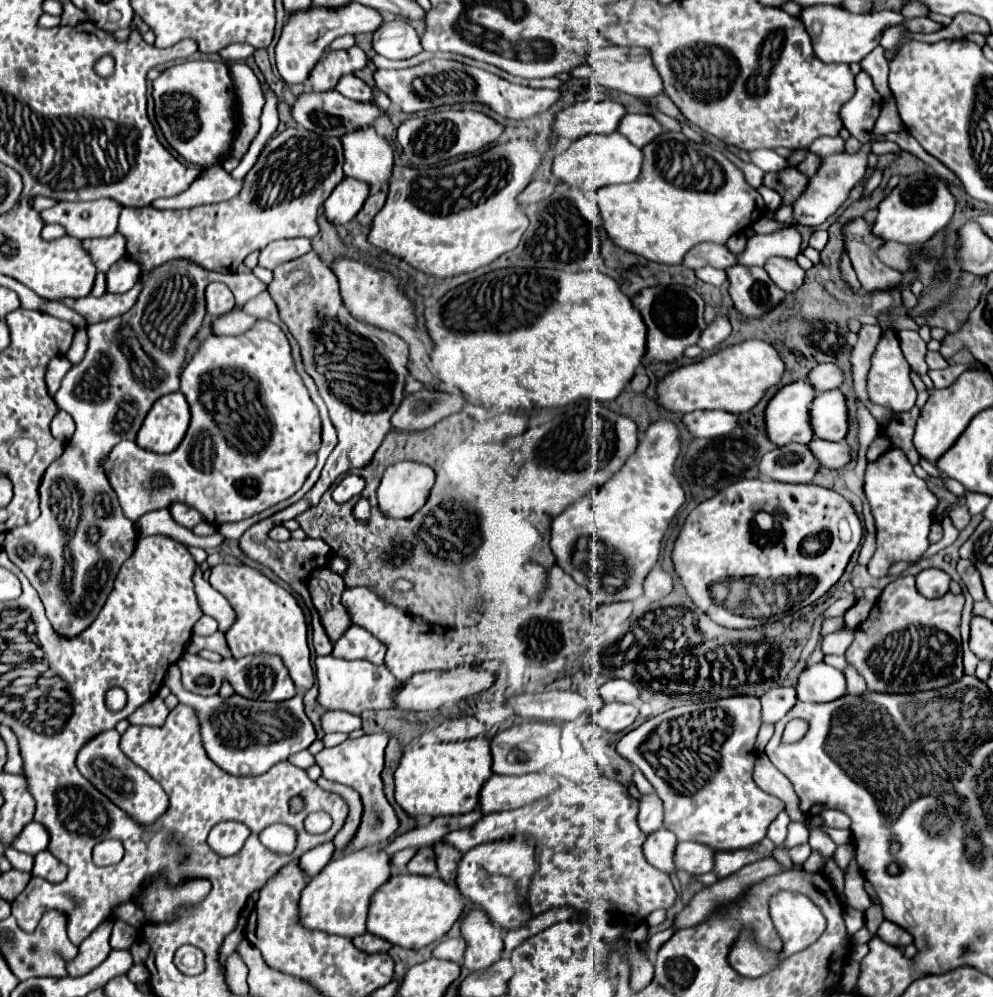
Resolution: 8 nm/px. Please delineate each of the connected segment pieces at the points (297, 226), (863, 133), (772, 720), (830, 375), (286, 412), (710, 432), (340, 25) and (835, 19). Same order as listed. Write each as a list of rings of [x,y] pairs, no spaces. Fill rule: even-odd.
[[[302,126],[288,128],[266,144],[258,162],[244,178],[244,190],[232,200],[196,206],[188,210],[158,210],[154,206],[122,208],[118,232],[126,238],[128,258],[140,262],[142,272],[148,272],[170,258],[190,258],[208,270],[228,274],[228,272],[236,272],[236,268],[242,264],[242,260],[248,254],[268,246],[274,240],[298,238],[298,236],[314,238],[318,234],[318,224],[316,224],[318,208],[332,194],[332,190],[344,180],[342,152],[344,148],[340,138],[318,136],[316,132],[304,130]]]
[[[860,70],[860,74],[855,77],[855,87],[854,96],[840,110],[840,118],[844,128],[862,144],[866,144],[878,118],[882,96],[876,92],[872,76],[868,76],[864,70]]]
[[[772,688],[760,696],[762,702],[762,724],[776,724],[796,704],[794,688]]]
[[[820,364],[814,366],[808,374],[808,382],[810,386],[814,386],[816,392],[826,392],[826,390],[834,390],[842,384],[844,376],[840,372],[840,368],[836,368],[834,364]]]
[[[258,320],[248,332],[240,334],[240,336],[208,336],[200,346],[198,350],[194,352],[192,360],[188,362],[188,366],[184,368],[182,376],[180,376],[180,392],[186,396],[188,404],[190,404],[190,426],[188,426],[188,432],[184,436],[184,440],[180,442],[180,446],[170,452],[170,454],[156,454],[156,452],[148,452],[148,450],[142,450],[138,448],[134,442],[120,442],[114,446],[114,450],[104,458],[102,466],[104,466],[104,472],[106,472],[106,478],[110,482],[110,486],[114,488],[114,492],[118,494],[120,498],[120,506],[122,506],[122,512],[126,518],[130,518],[132,522],[136,522],[140,516],[144,516],[146,512],[150,512],[158,508],[158,502],[152,491],[161,491],[161,508],[165,508],[170,505],[170,502],[180,501],[194,506],[196,510],[200,510],[204,514],[204,518],[210,522],[210,524],[224,524],[224,522],[236,522],[236,520],[244,520],[252,514],[258,514],[286,498],[290,498],[294,492],[298,492],[304,484],[304,480],[308,478],[308,474],[312,472],[312,468],[316,466],[316,452],[320,448],[320,416],[318,416],[318,410],[314,406],[314,402],[310,400],[308,396],[308,390],[306,386],[302,384],[302,378],[298,376],[296,368],[294,368],[294,362],[292,362],[292,356],[290,356],[290,344],[284,336],[284,332],[280,330],[280,326],[276,326],[274,322],[270,320]],[[155,476],[166,477],[168,479],[167,484],[158,487],[153,483]]]
[[[696,410],[684,414],[682,422],[694,438],[716,438],[728,434],[736,426],[736,414],[722,410]]]
[[[350,2],[344,8],[328,10],[328,8],[310,8],[300,10],[290,16],[286,26],[282,28],[282,38],[276,44],[276,68],[280,76],[288,84],[304,84],[308,80],[308,74],[324,54],[324,50],[330,46],[330,42],[344,34],[358,34],[358,32],[374,32],[382,24],[382,14],[378,10],[360,6],[358,2]]]
[[[820,4],[820,6],[808,6],[802,10],[800,20],[804,22],[810,38],[812,38],[812,46],[816,56],[822,62],[860,62],[868,52],[872,52],[882,38],[882,32],[888,26],[900,24],[904,22],[904,16],[898,12],[890,12],[890,10],[878,10],[872,14],[852,14],[844,8],[838,6],[828,6],[828,4]],[[814,22],[820,24],[818,30],[814,30]]]

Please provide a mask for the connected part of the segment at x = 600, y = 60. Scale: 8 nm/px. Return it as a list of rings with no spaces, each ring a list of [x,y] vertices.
[[[610,46],[610,48],[598,48],[594,50],[586,62],[592,66],[594,70],[594,82],[612,90],[620,90],[632,96],[640,96],[640,98],[650,98],[660,94],[662,88],[662,78],[656,70],[656,66],[652,64],[652,56],[648,48],[620,48],[620,46]]]

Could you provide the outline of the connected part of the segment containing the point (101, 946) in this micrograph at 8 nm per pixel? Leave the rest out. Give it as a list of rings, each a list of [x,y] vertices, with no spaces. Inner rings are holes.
[[[106,920],[102,922],[82,944],[80,944],[80,952],[78,956],[68,964],[68,974],[70,976],[82,976],[88,974],[90,970],[94,970],[98,964],[102,964],[108,956],[108,952],[112,950],[108,940],[110,940],[110,932],[112,932],[112,924],[114,920]]]

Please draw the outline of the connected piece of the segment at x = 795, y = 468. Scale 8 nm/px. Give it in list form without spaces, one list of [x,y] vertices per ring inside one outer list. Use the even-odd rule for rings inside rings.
[[[786,444],[774,448],[772,452],[764,454],[758,464],[760,478],[788,484],[810,482],[816,474],[816,468],[818,466],[814,464],[812,452],[804,444]]]

